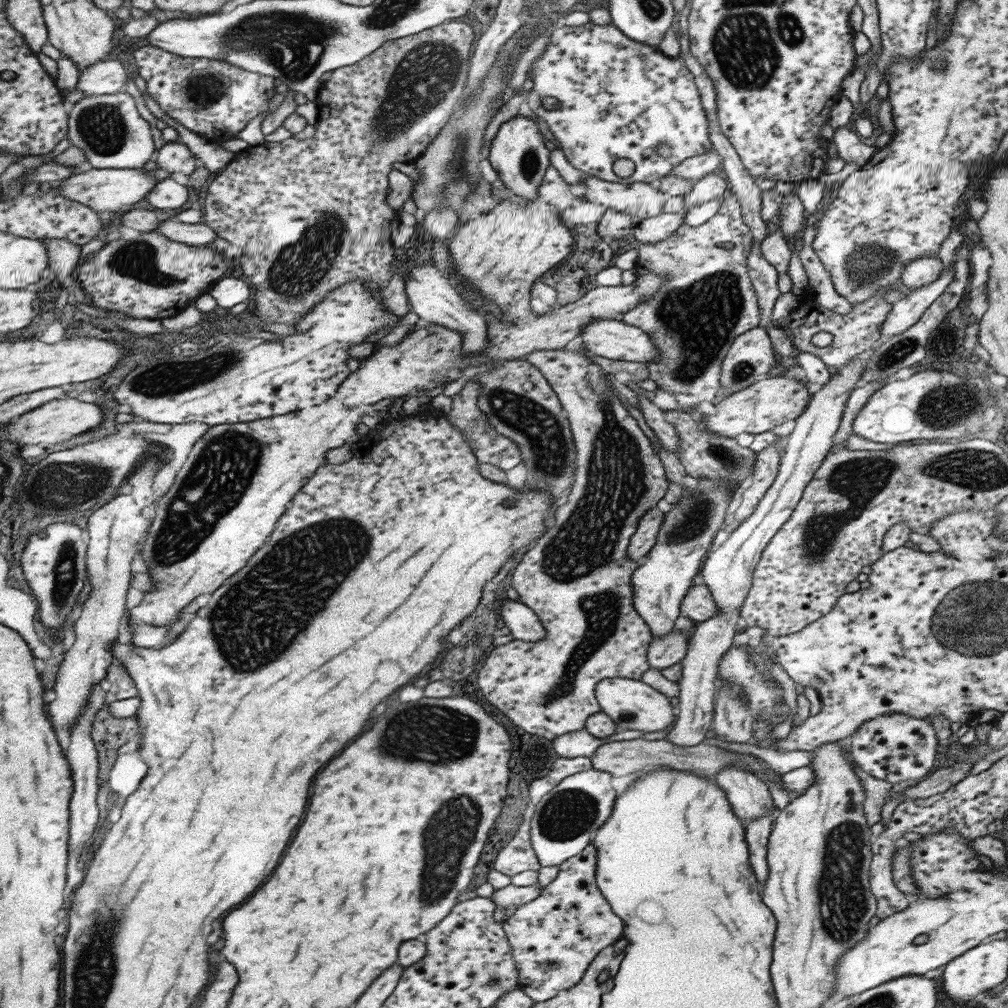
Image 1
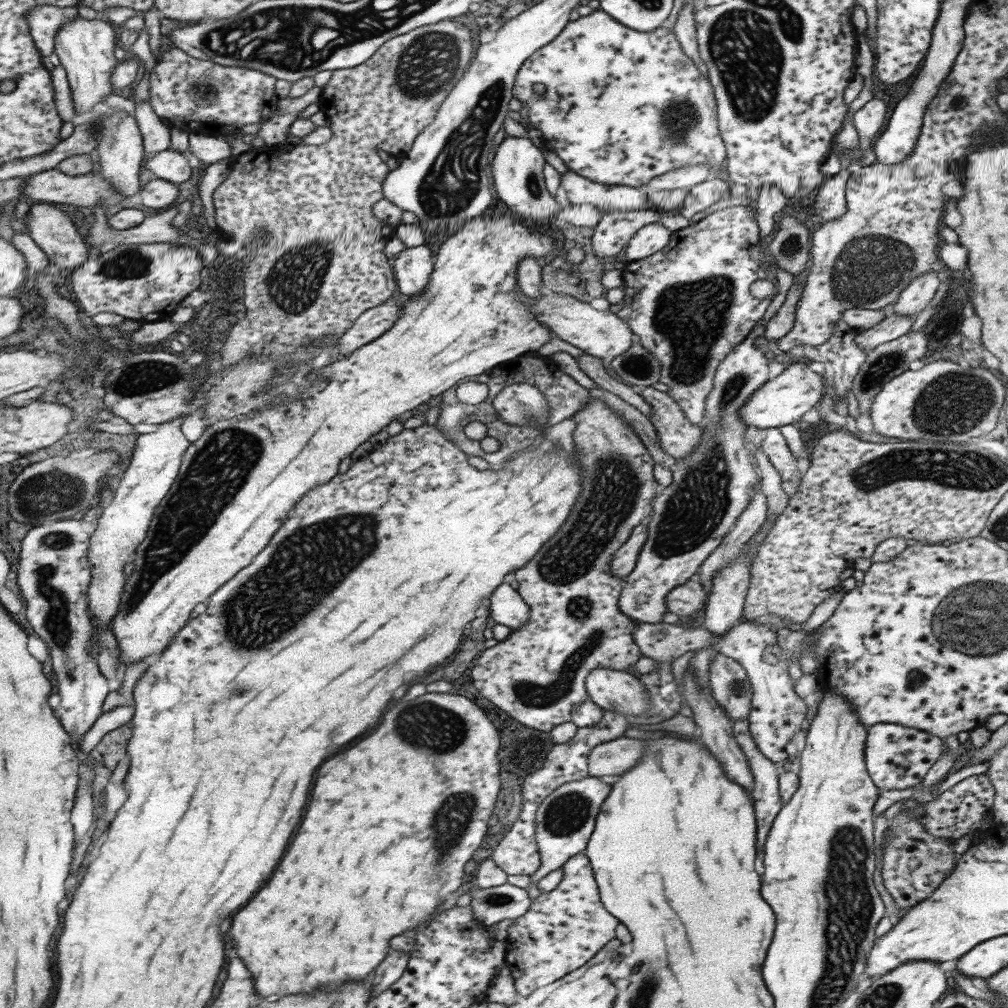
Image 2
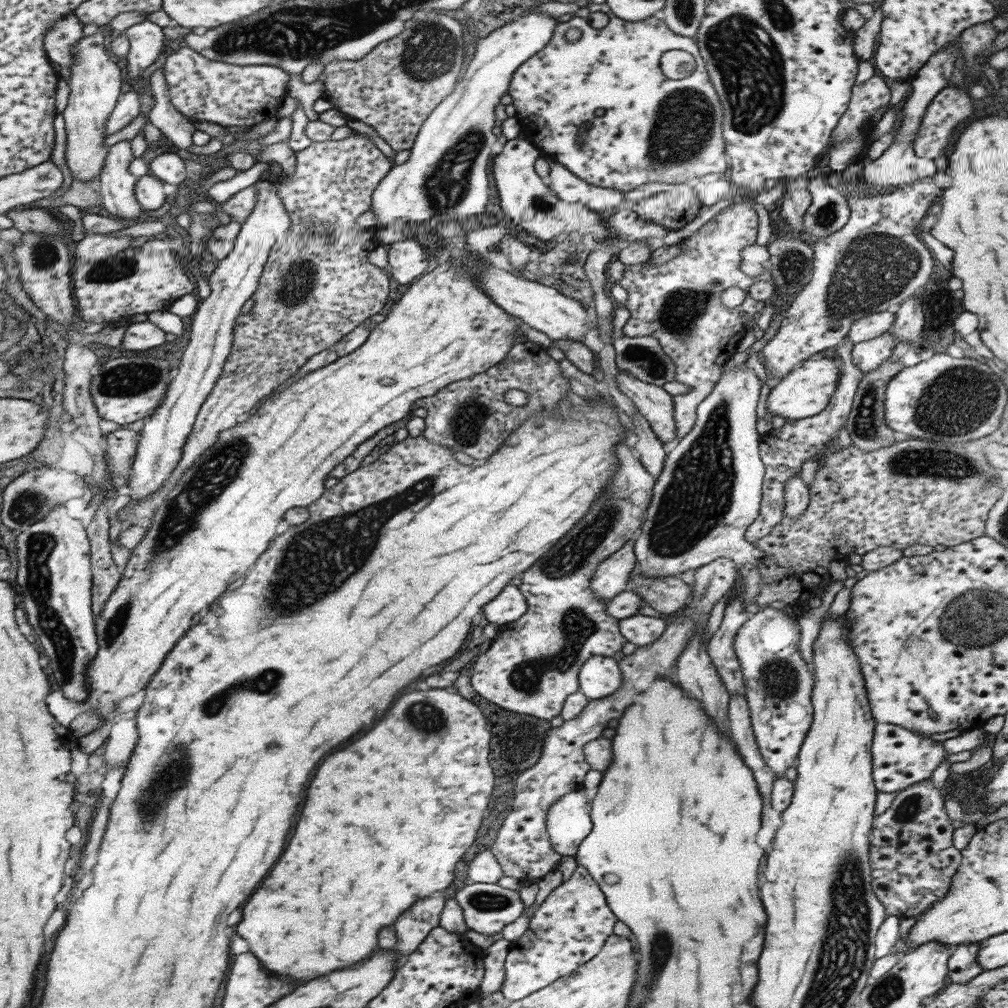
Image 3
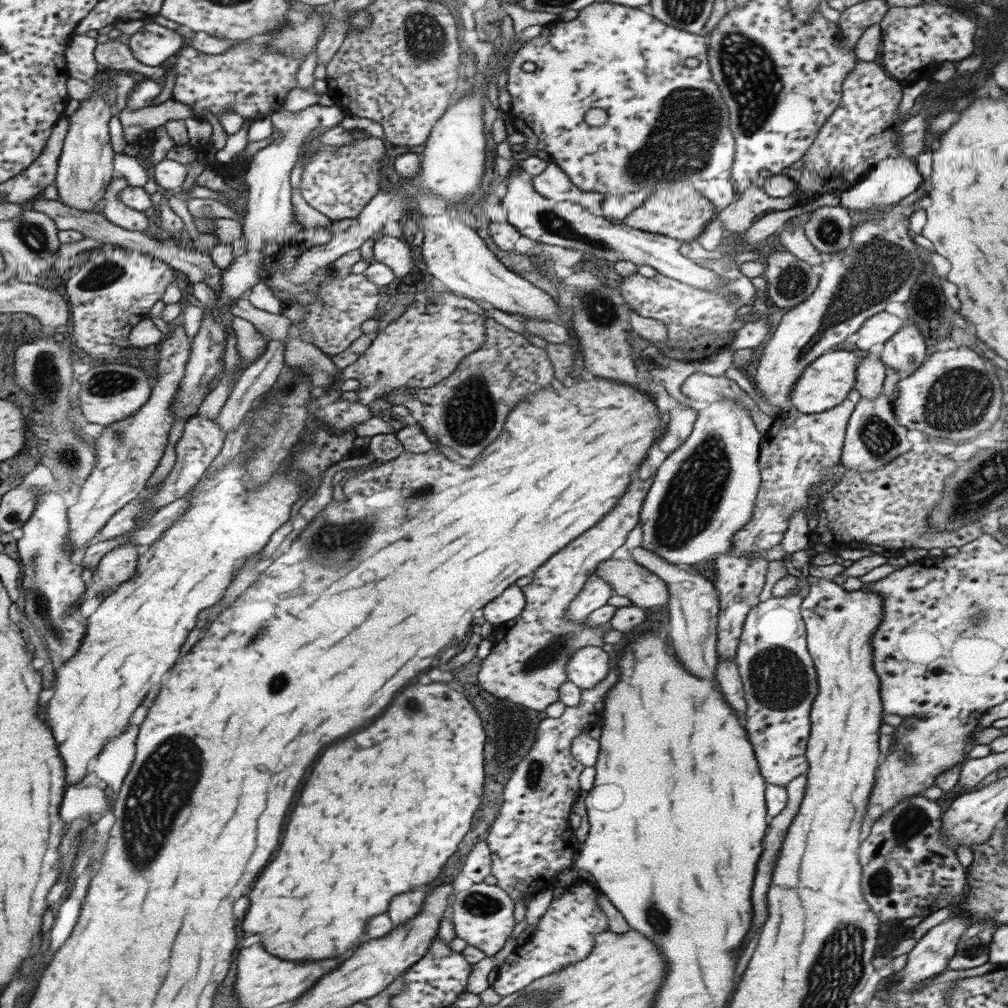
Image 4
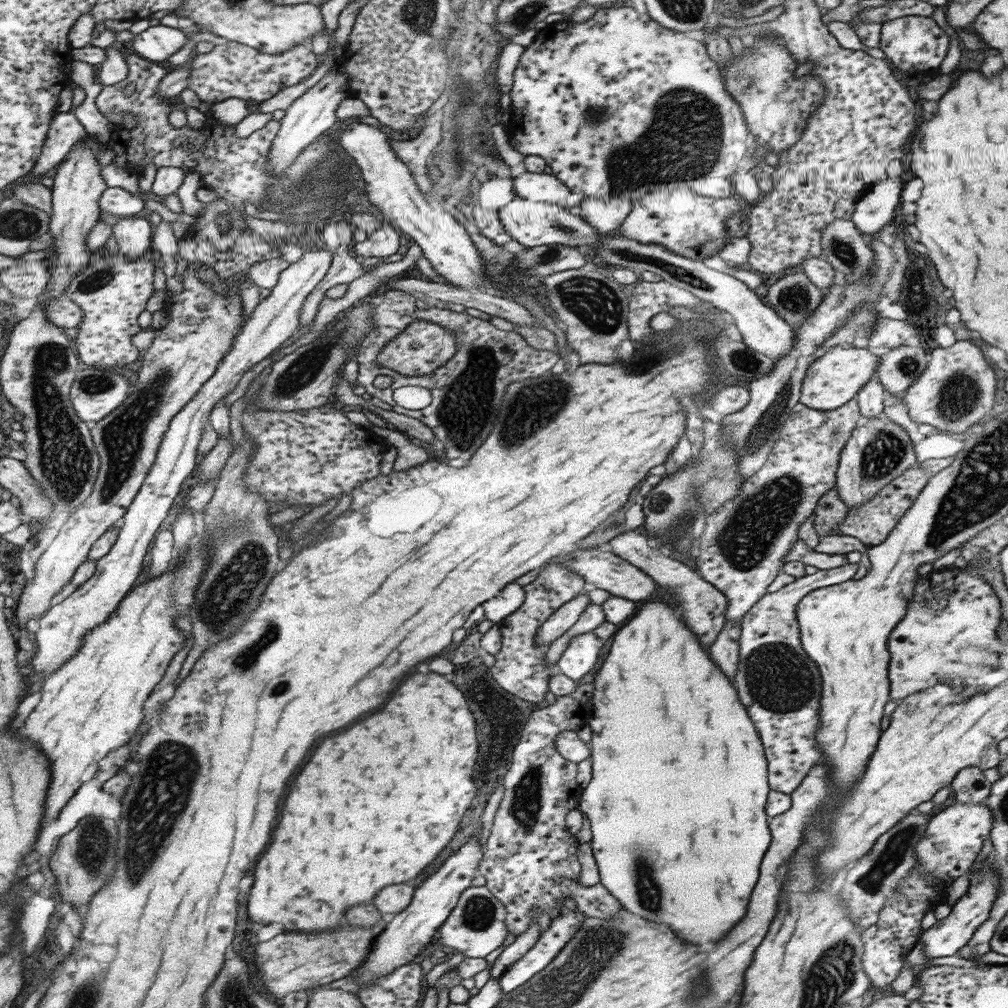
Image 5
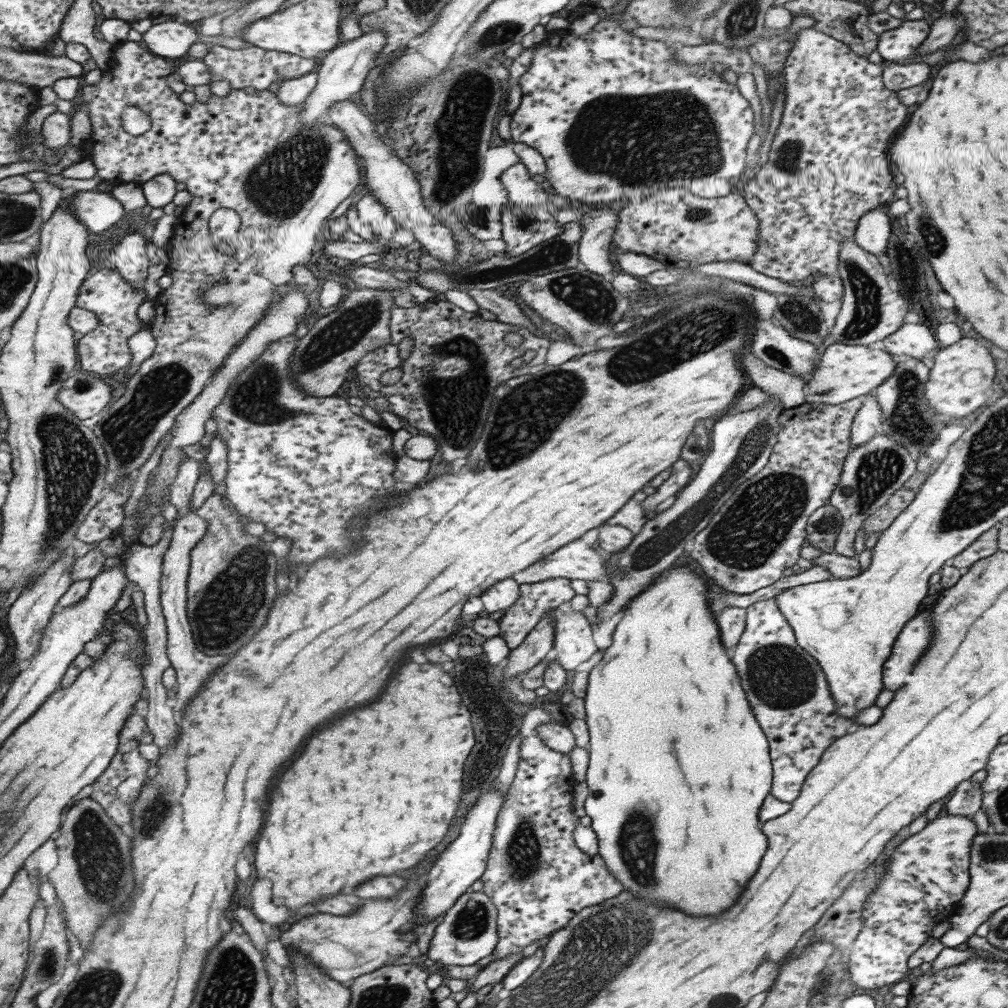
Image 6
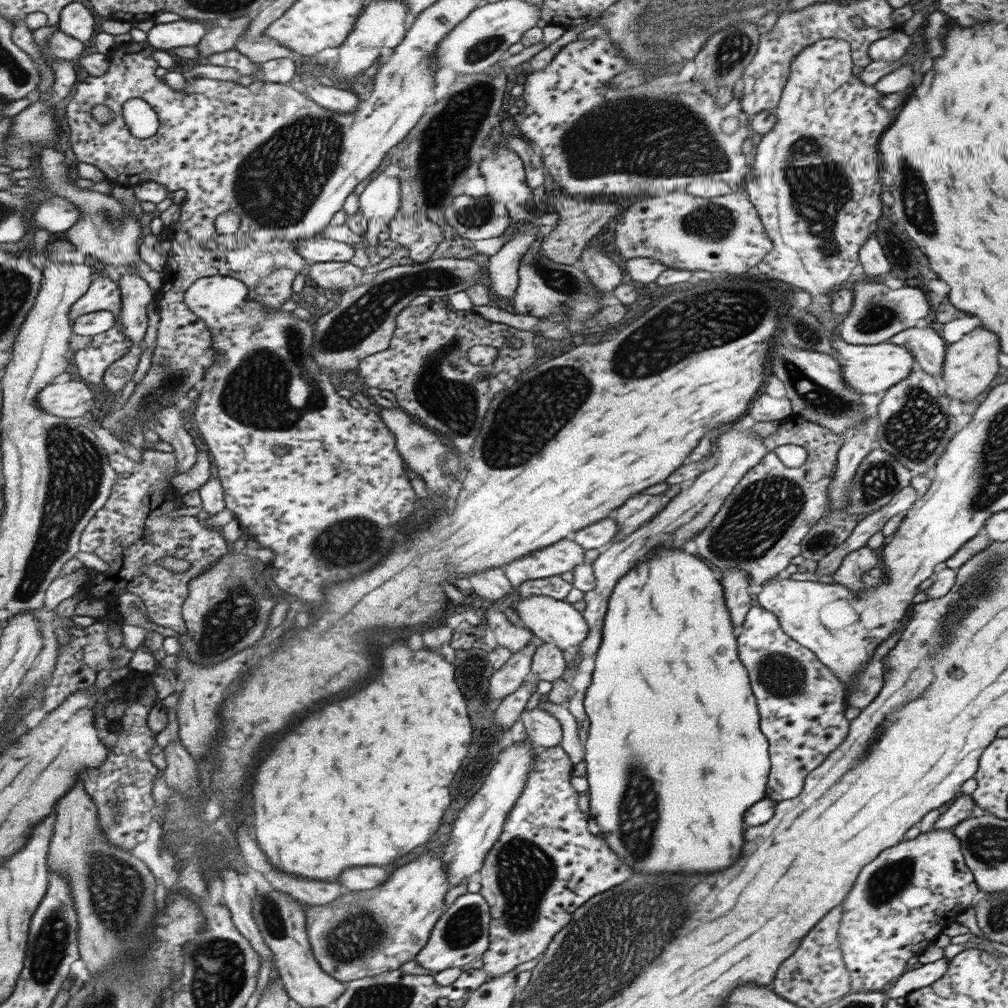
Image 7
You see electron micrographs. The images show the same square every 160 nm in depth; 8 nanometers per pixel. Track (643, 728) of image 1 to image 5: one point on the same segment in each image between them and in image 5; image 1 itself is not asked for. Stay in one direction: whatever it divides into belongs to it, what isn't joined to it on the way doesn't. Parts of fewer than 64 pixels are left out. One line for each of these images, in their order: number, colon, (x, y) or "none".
2: (618, 691)
3: (599, 676)
4: (587, 666)
5: (580, 653)

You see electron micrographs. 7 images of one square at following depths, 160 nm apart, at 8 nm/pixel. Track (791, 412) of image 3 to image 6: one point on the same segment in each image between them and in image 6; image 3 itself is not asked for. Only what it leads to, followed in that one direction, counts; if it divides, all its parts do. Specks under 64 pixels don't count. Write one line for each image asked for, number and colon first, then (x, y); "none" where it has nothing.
4: (824, 383)
5: (832, 379)
6: (843, 372)

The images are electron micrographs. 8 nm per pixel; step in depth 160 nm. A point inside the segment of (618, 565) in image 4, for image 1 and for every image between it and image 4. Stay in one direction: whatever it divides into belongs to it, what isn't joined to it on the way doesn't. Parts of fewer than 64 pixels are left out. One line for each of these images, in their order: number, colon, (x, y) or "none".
1: (697, 605)
2: (686, 599)
3: (666, 594)

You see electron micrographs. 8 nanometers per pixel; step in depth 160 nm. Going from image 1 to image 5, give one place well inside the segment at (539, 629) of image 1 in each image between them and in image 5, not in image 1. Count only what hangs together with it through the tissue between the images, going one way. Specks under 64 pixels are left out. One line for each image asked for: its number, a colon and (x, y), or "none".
2: (506, 607)
3: (507, 607)
4: (507, 606)
5: (507, 601)

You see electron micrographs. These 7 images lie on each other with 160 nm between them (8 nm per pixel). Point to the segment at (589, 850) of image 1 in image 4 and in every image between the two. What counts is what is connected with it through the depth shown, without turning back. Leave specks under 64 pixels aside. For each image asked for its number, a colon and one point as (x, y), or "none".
2: (563, 928)
3: (568, 928)
4: (564, 934)

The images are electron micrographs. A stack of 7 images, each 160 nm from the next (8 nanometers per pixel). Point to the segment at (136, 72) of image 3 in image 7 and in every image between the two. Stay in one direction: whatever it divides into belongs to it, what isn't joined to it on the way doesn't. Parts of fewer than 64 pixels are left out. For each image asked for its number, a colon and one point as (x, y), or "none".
4: (151, 44)
5: (156, 43)
6: (170, 39)
7: (161, 36)

